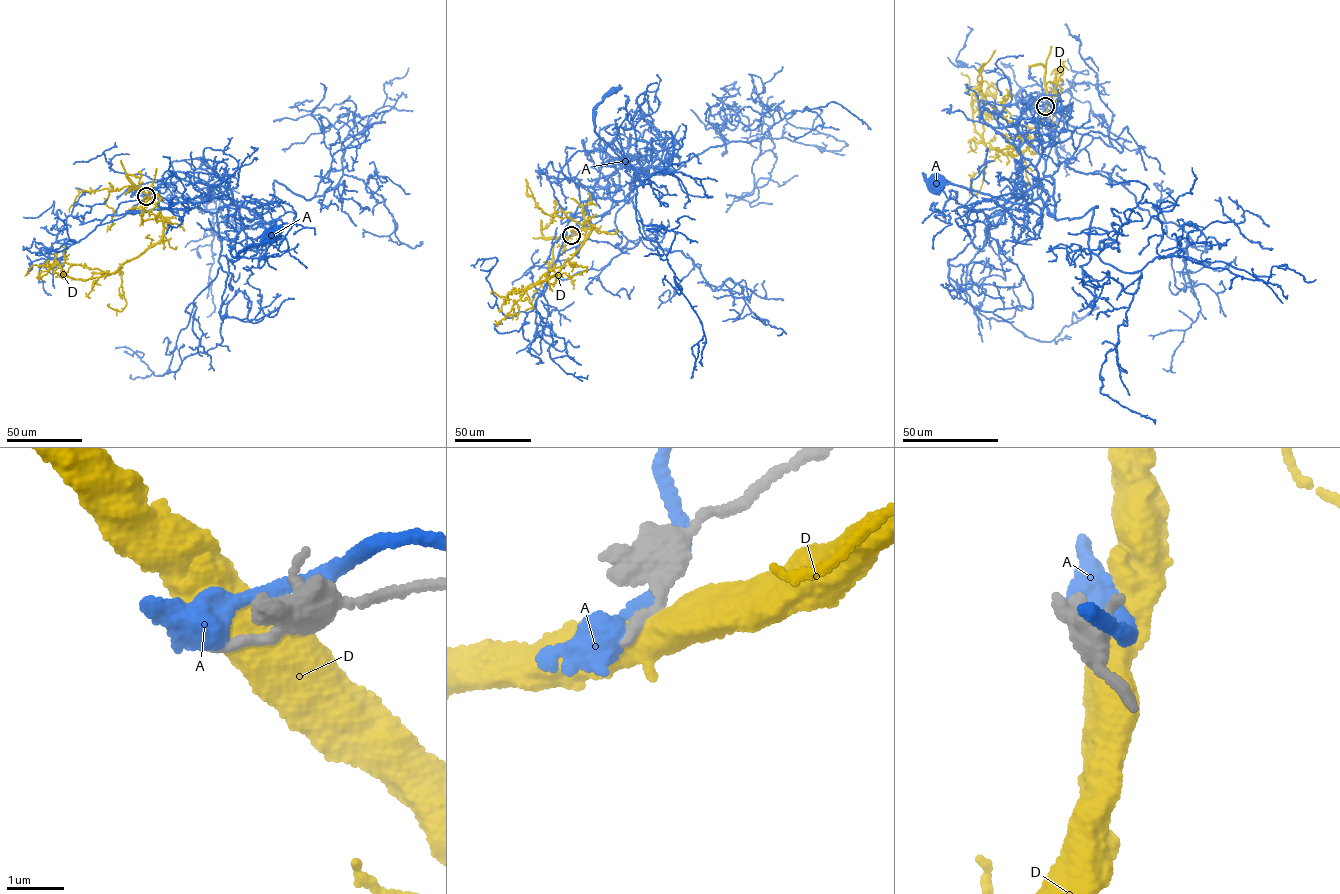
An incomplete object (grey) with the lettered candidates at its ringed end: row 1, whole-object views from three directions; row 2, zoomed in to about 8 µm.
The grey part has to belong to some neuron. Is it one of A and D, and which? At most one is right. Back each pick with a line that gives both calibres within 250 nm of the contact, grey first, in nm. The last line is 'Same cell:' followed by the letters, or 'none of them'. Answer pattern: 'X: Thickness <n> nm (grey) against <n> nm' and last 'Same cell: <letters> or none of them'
Same cell: none of them

